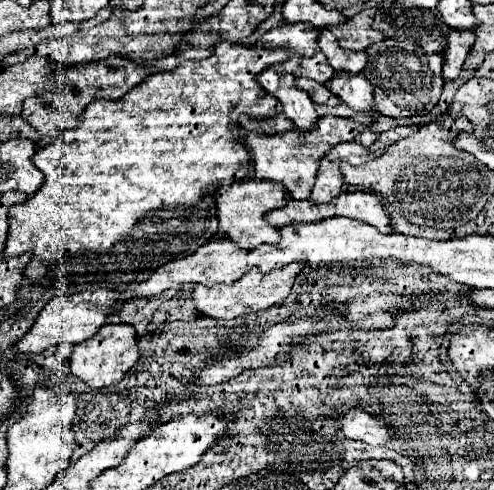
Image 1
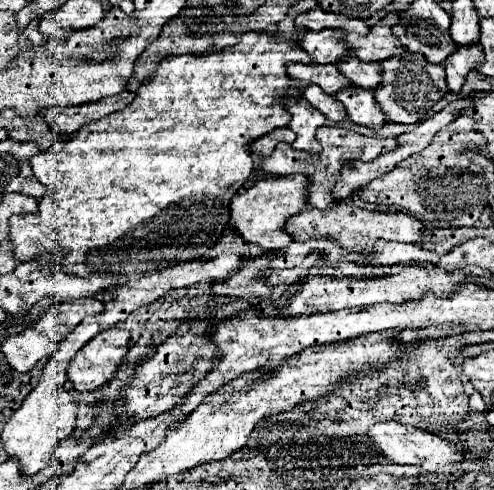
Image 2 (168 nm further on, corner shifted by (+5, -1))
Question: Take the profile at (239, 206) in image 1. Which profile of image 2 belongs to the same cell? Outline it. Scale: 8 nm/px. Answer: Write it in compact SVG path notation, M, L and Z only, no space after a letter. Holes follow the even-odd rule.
M290 175L290 177L276 177L264 179L246 189L244 193L234 195L232 199L232 225L234 231L244 237L244 241L260 245L264 249L284 249L290 245L292 237L286 233L286 223L290 217L298 215L306 209L308 201L308 177L304 175Z

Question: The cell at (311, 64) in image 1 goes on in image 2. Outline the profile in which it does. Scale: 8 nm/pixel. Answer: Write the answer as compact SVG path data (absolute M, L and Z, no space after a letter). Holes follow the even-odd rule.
M288 63L288 75L290 75L292 79L296 79L296 81L306 83L306 85L308 85L308 83L318 85L318 87L322 87L322 91L328 93L328 95L334 95L336 91L352 85L352 81L350 81L348 77L340 75L338 67L334 67L334 65Z

